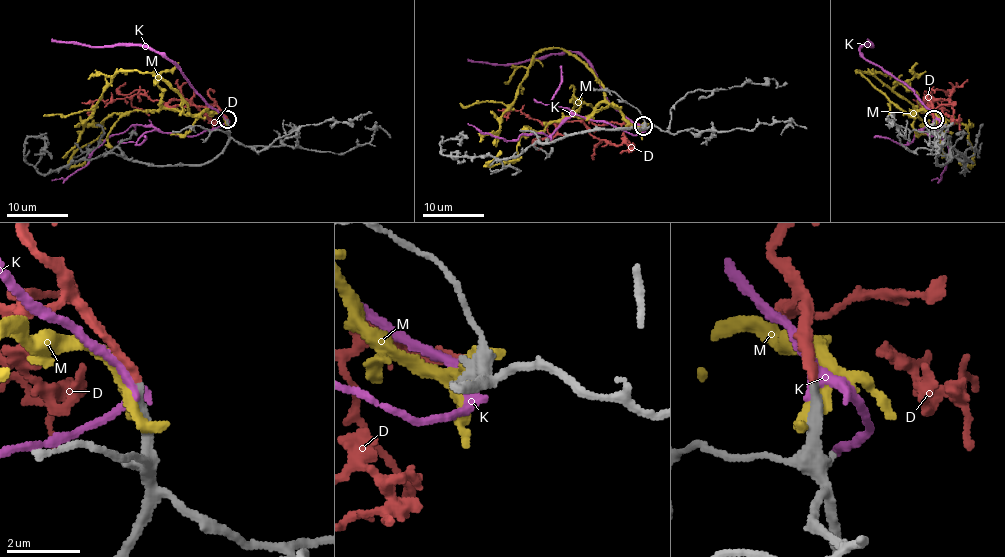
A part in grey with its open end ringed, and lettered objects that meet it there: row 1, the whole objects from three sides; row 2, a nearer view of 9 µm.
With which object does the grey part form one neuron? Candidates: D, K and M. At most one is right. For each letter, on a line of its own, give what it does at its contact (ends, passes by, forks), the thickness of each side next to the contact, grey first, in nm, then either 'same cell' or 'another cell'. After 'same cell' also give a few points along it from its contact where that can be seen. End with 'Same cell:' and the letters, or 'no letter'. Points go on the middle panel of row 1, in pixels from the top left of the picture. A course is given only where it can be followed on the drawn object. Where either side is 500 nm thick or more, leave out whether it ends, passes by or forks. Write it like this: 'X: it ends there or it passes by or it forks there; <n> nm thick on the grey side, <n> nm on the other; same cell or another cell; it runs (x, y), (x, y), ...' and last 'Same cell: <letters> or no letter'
D: it ends there; 280 nm thick on the grey side, 240 nm on the other; same cell; it runs (643, 125), (596, 125), (585, 116), (580, 120), (540, 122), (519, 110), (511, 110), (505, 114), (508, 117)
K: it passes by; 280 nm thick on the grey side, 240 nm on the other; another cell
M: it ends there; 360 nm thick on the grey side, 480 nm on the other; another cell
Same cell: D

